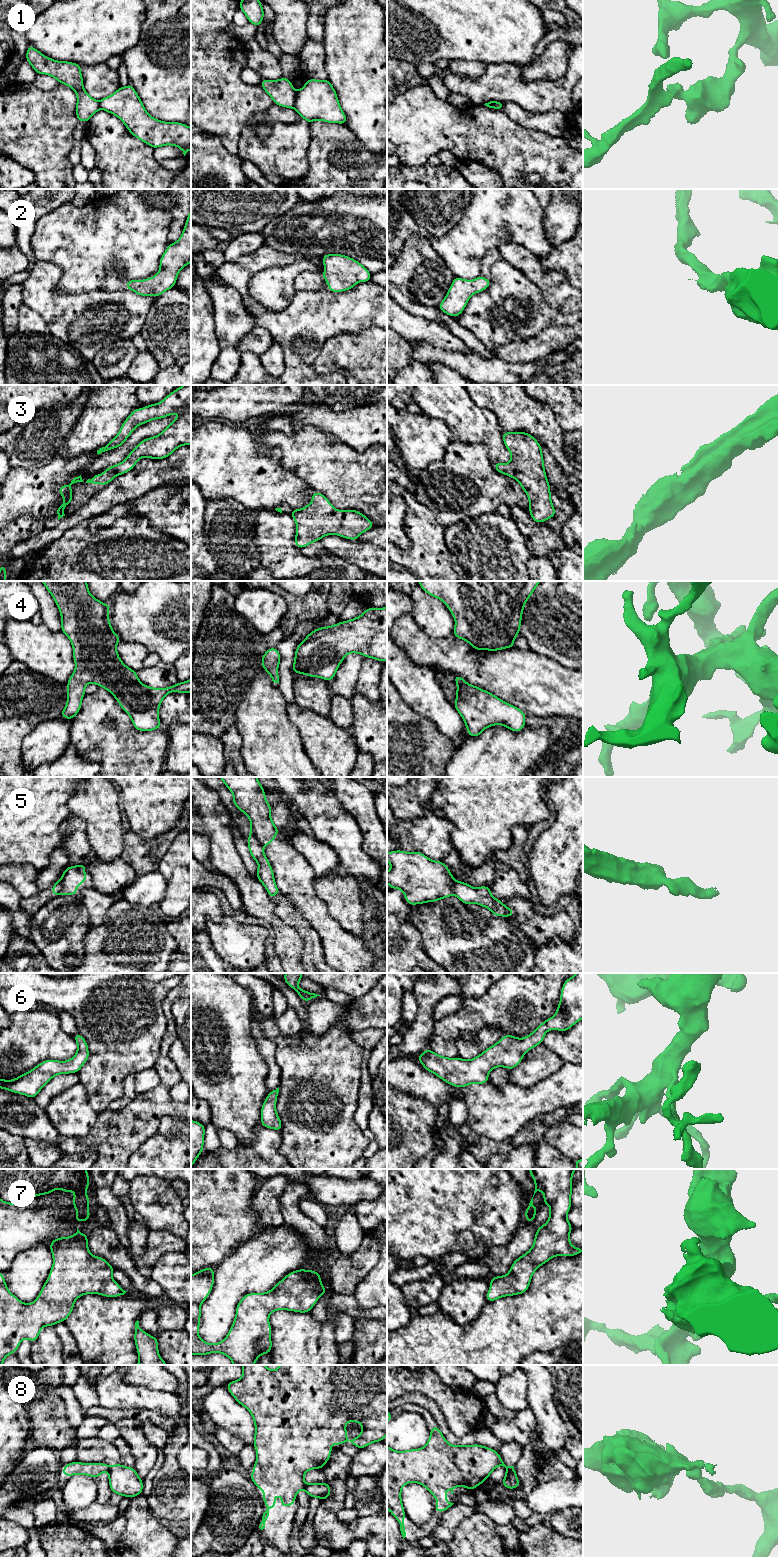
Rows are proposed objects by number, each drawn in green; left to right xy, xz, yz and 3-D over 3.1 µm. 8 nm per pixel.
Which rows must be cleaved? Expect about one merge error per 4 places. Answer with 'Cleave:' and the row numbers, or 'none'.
Cleave: 1, 5, 8

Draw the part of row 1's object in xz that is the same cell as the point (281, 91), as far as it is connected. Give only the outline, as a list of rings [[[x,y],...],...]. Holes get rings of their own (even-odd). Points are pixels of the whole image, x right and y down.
[[[282,77],[279,80],[262,79],[260,86],[272,98],[274,104],[285,108],[293,108],[296,91],[291,80]]]

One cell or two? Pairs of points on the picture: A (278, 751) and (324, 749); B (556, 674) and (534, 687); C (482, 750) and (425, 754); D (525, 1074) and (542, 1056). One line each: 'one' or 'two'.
A: two
B: one
C: two
D: one

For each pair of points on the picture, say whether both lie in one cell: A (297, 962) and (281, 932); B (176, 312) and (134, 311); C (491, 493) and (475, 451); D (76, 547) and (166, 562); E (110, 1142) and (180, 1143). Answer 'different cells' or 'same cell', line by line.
A: same cell
B: different cells
C: same cell
D: same cell
E: different cells

